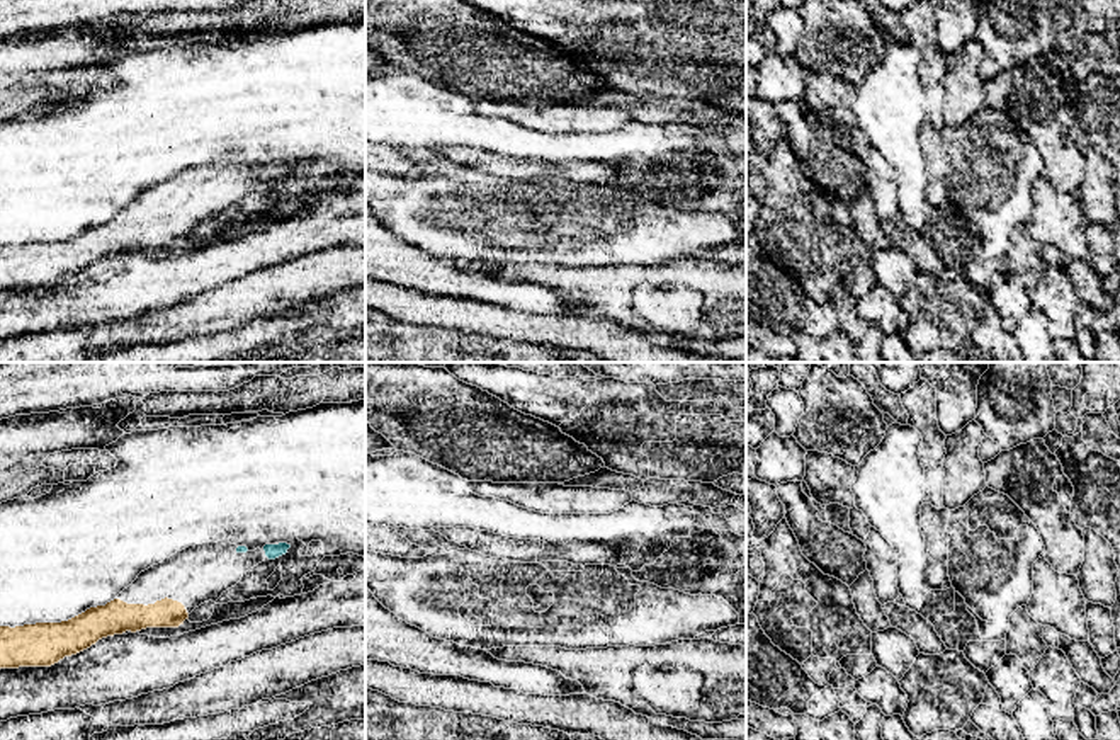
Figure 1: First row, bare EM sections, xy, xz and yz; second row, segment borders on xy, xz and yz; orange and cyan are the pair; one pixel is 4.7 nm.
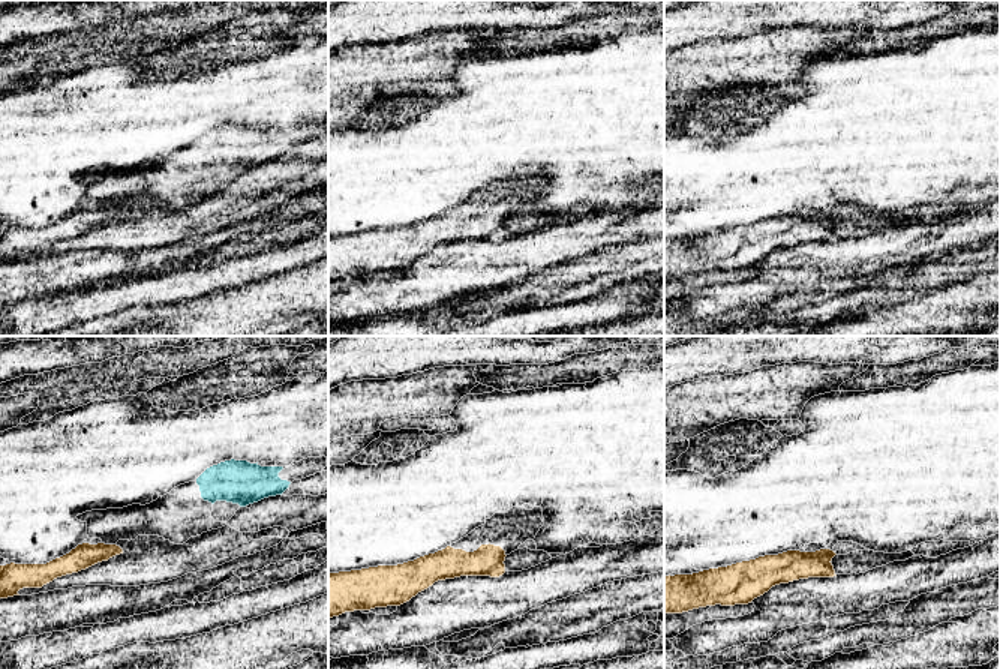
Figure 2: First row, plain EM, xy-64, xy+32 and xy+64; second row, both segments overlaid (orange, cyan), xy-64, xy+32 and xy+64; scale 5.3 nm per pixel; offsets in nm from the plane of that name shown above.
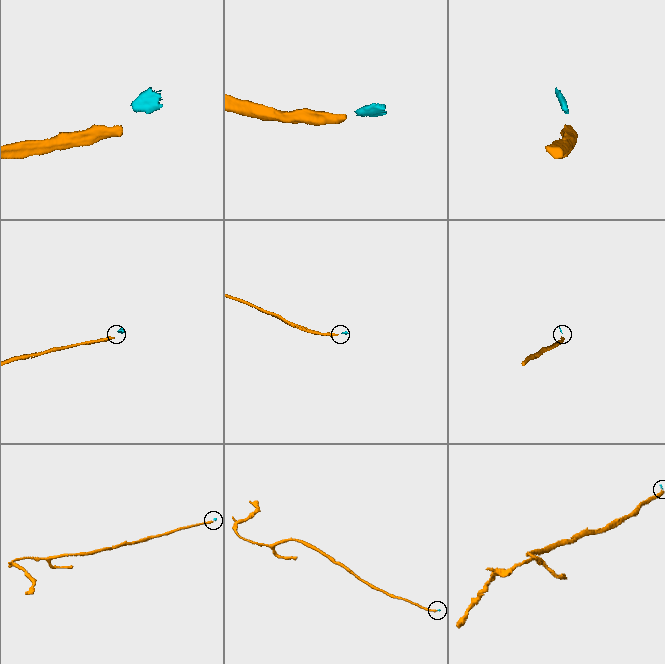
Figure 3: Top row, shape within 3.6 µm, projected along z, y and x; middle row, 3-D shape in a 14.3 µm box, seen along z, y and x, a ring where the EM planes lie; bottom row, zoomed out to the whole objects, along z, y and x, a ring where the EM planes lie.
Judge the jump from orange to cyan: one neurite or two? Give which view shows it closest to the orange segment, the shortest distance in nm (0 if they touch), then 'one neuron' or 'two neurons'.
xy | 360 nm | one neuron

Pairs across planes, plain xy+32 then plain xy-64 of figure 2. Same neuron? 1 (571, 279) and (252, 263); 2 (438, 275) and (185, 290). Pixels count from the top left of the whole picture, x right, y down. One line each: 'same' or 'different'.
1: same
2: different

